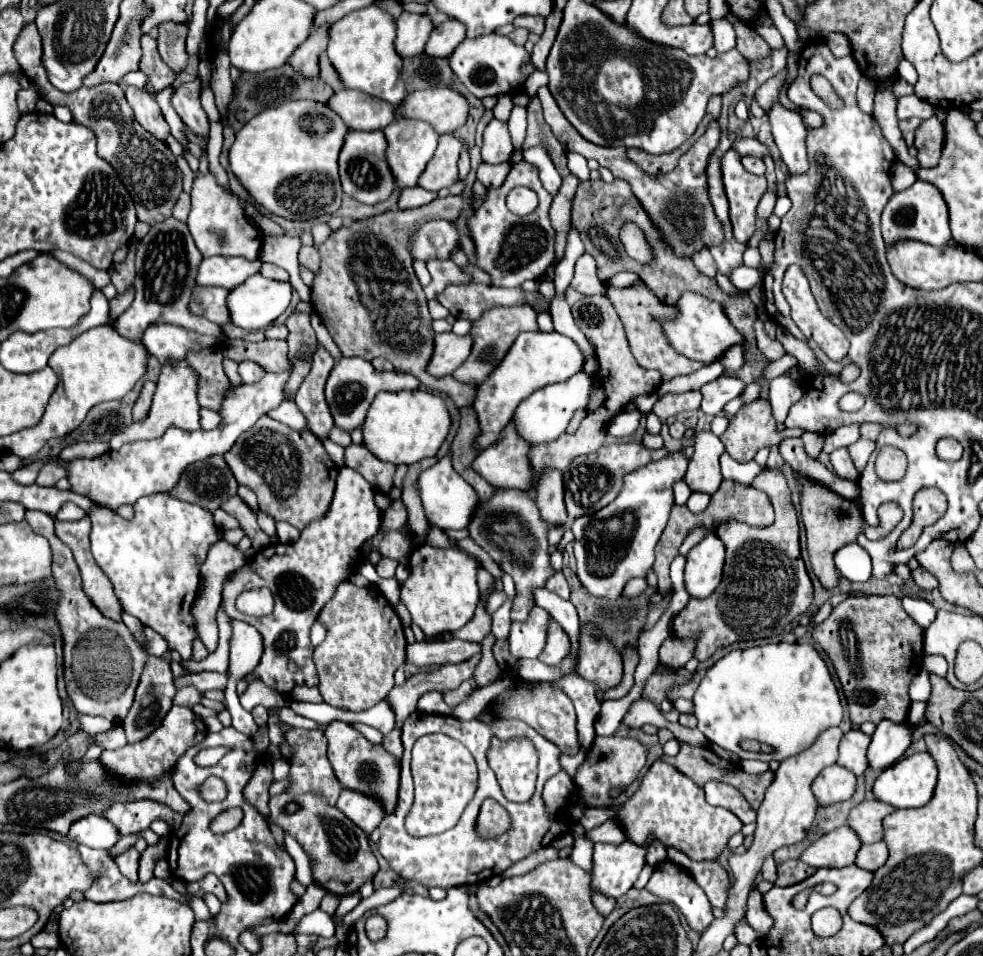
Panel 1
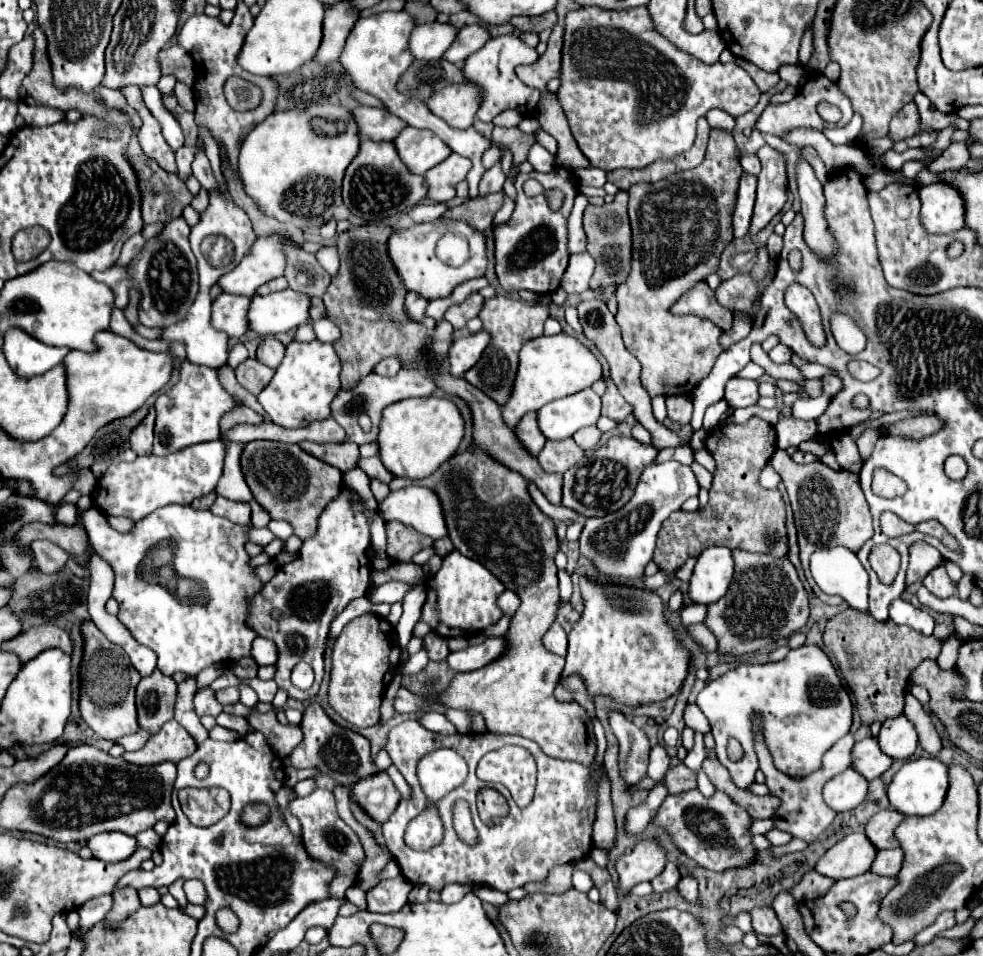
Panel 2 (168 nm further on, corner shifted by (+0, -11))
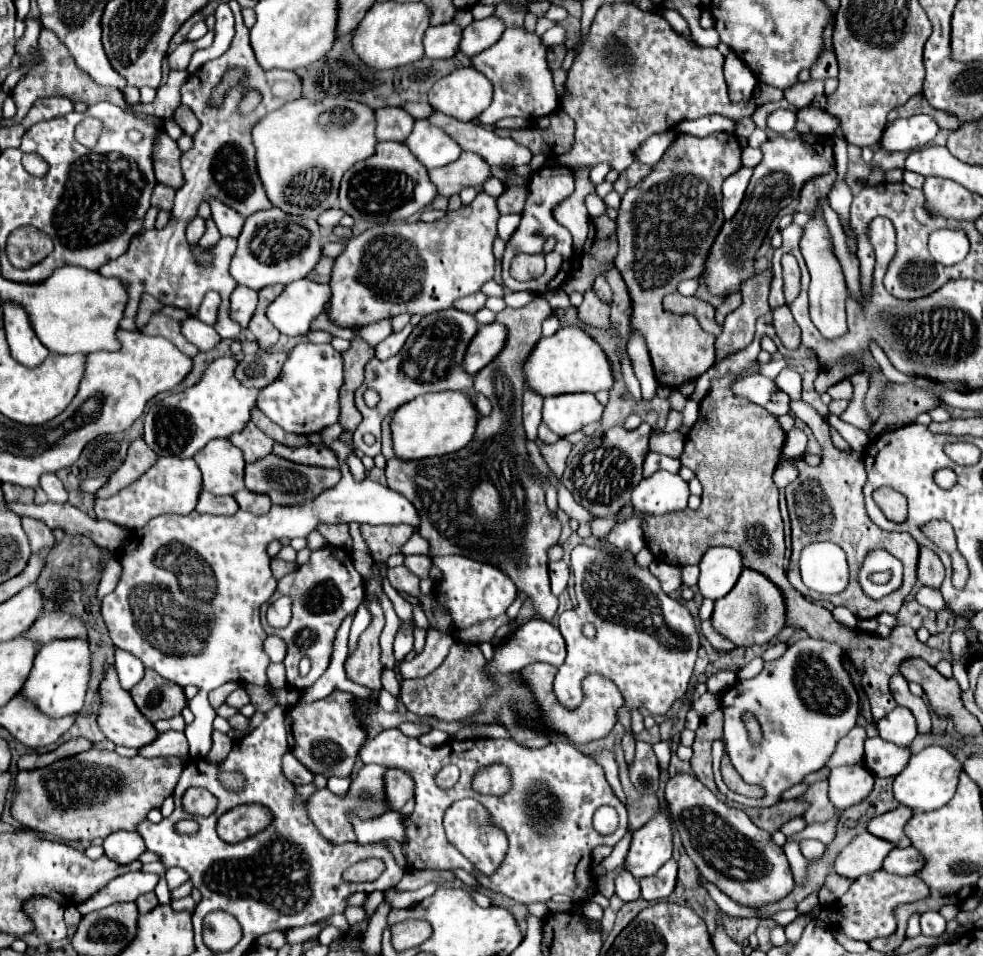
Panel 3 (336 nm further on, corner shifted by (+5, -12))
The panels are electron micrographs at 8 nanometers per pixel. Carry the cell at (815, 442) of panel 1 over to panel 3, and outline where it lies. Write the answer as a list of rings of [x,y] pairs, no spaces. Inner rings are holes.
[[[791,401],[791,413],[801,419],[815,435],[815,439],[819,439],[821,451],[823,451],[823,461],[817,467],[807,465],[805,461],[797,461],[799,467],[799,477],[797,481],[793,481],[791,485],[785,487],[785,495],[787,495],[787,507],[789,507],[789,517],[791,517],[791,529],[793,529],[793,555],[789,561],[789,569],[787,569],[787,579],[789,583],[803,595],[807,595],[807,589],[799,579],[799,553],[803,549],[805,543],[815,543],[815,541],[831,541],[837,543],[845,553],[847,553],[847,561],[849,561],[849,571],[851,571],[851,583],[847,587],[847,591],[843,591],[841,595],[833,595],[827,597],[827,601],[831,601],[833,605],[845,605],[851,609],[851,613],[855,613],[855,617],[859,619],[871,619],[871,617],[879,617],[881,613],[891,613],[897,615],[905,597],[909,595],[909,591],[915,585],[915,569],[917,569],[917,557],[919,557],[919,545],[915,543],[915,539],[909,533],[887,533],[883,529],[879,529],[867,515],[865,505],[863,505],[863,485],[867,481],[867,471],[865,471],[865,461],[863,455],[849,449],[849,451],[839,451],[829,437],[829,425],[827,421],[807,403],[799,401]],[[875,549],[887,549],[887,553],[895,555],[901,563],[903,563],[903,583],[897,591],[893,591],[891,595],[875,601],[871,597],[867,597],[857,581],[857,573],[861,569],[861,563],[865,559],[865,555],[869,551]]]

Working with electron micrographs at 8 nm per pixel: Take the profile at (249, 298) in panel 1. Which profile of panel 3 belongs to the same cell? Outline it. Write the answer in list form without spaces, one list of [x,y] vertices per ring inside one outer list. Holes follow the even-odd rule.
[[[301,279],[283,289],[283,293],[269,305],[267,317],[283,335],[305,335],[311,321],[325,311],[329,299],[329,285]]]

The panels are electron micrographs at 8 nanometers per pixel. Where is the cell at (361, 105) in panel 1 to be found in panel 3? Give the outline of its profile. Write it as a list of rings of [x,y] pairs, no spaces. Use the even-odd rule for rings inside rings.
[[[383,107],[377,109],[375,115],[379,141],[405,141],[415,123],[415,119],[401,107]]]

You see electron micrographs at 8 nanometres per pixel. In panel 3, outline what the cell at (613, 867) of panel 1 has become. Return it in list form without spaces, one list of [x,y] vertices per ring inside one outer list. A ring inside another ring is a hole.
[[[663,803],[657,815],[647,825],[633,831],[633,841],[625,867],[635,879],[643,879],[655,875],[659,867],[671,859],[671,853],[673,853],[673,829],[667,803]]]

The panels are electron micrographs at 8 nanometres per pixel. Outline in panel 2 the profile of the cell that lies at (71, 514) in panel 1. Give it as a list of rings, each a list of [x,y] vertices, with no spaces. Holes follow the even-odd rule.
[[[64,504],[56,514],[56,522],[62,526],[74,526],[76,520],[78,520],[78,512],[74,504]]]

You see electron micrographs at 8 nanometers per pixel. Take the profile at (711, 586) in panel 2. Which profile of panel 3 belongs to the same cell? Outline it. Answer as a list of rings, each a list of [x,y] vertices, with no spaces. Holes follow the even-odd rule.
[[[711,547],[703,555],[699,567],[701,575],[697,585],[701,595],[717,601],[735,587],[743,571],[743,557],[731,547]]]

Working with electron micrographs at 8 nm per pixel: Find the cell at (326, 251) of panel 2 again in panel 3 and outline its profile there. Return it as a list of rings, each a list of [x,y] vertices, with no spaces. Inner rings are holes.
[[[479,191],[473,203],[463,205],[459,211],[447,211],[445,217],[439,221],[375,225],[365,233],[349,239],[345,243],[345,251],[335,259],[329,283],[333,291],[327,311],[329,321],[337,327],[365,327],[381,319],[397,317],[401,313],[427,315],[439,309],[449,309],[453,307],[455,299],[477,293],[483,287],[483,283],[493,279],[493,242],[497,235],[499,215],[501,213],[497,209],[497,201],[489,197],[485,191]]]

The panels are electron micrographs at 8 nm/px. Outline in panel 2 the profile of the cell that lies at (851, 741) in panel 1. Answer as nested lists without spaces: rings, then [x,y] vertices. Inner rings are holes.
[[[864,738],[852,748],[852,768],[866,776],[866,780],[878,778],[892,766],[892,758],[880,752],[876,738]]]

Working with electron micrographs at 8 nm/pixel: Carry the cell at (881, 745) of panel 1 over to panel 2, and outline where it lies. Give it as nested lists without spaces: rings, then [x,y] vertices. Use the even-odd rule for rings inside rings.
[[[898,716],[882,724],[878,744],[892,760],[908,760],[918,746],[918,736],[912,722],[906,716]]]

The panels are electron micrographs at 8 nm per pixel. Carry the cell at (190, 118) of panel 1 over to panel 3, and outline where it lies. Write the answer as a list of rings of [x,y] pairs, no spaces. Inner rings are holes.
[[[213,199],[209,205],[211,205],[211,211],[213,211],[213,221],[219,227],[221,237],[233,237],[233,239],[237,239],[241,229],[243,229],[245,219],[237,211],[233,211],[231,207],[223,205],[217,199]]]

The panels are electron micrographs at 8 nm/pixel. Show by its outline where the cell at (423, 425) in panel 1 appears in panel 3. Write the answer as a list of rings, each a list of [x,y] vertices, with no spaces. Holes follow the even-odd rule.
[[[443,391],[415,397],[413,401],[401,405],[391,421],[395,453],[399,459],[425,459],[455,453],[473,439],[477,419],[477,407],[473,405],[471,397],[461,391]]]

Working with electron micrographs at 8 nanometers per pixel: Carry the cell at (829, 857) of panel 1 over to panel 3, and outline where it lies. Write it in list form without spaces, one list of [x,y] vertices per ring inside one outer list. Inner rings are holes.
[[[865,831],[839,853],[835,861],[835,871],[849,879],[875,873],[883,867],[883,859],[891,853],[891,849],[895,849],[895,843],[883,841]]]

